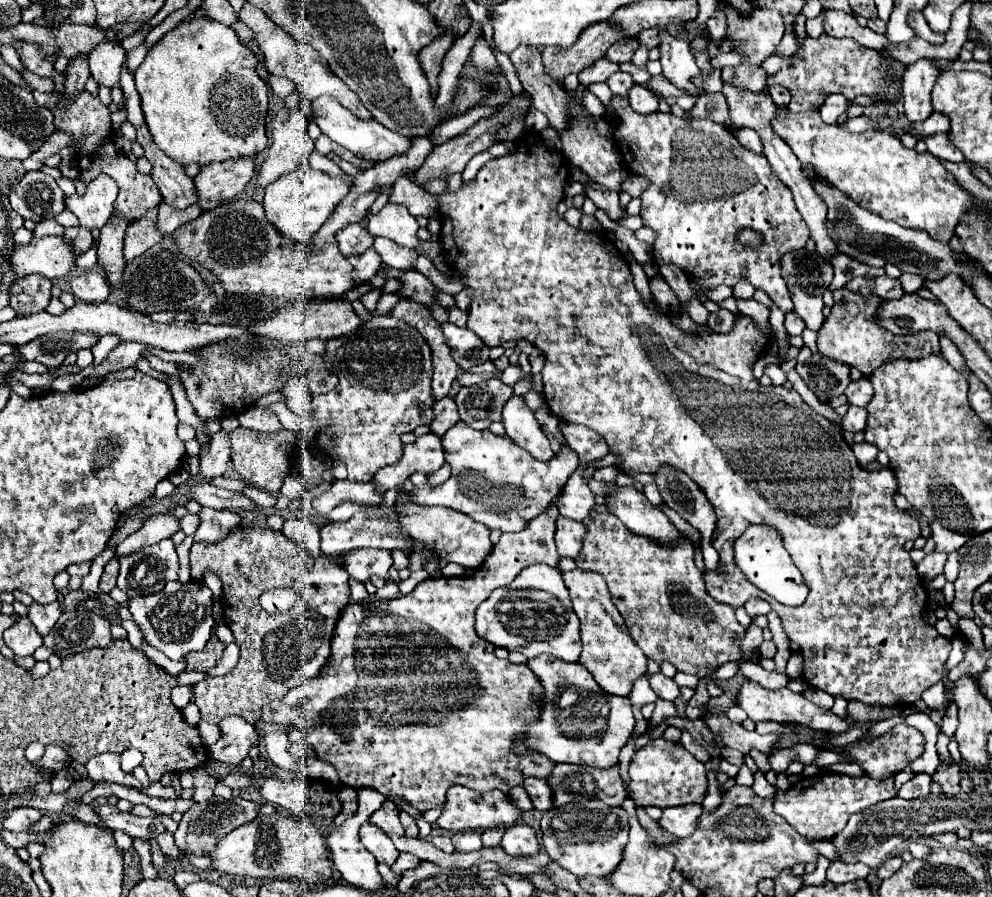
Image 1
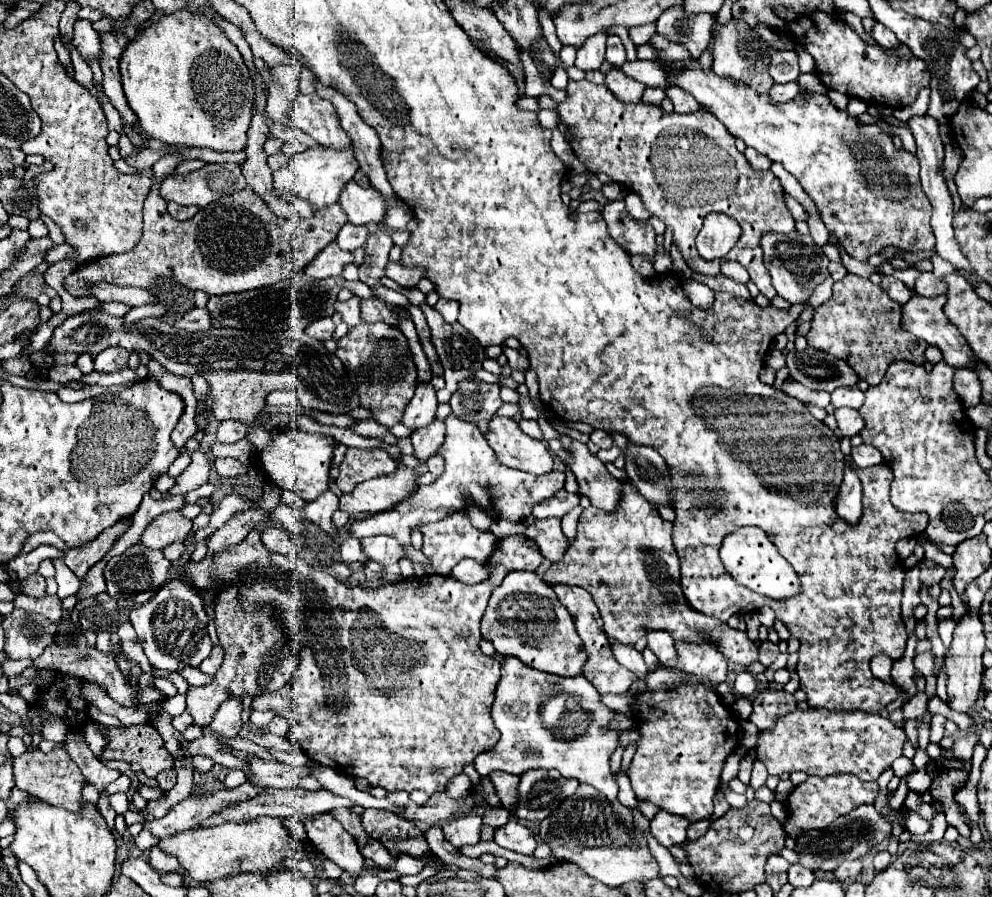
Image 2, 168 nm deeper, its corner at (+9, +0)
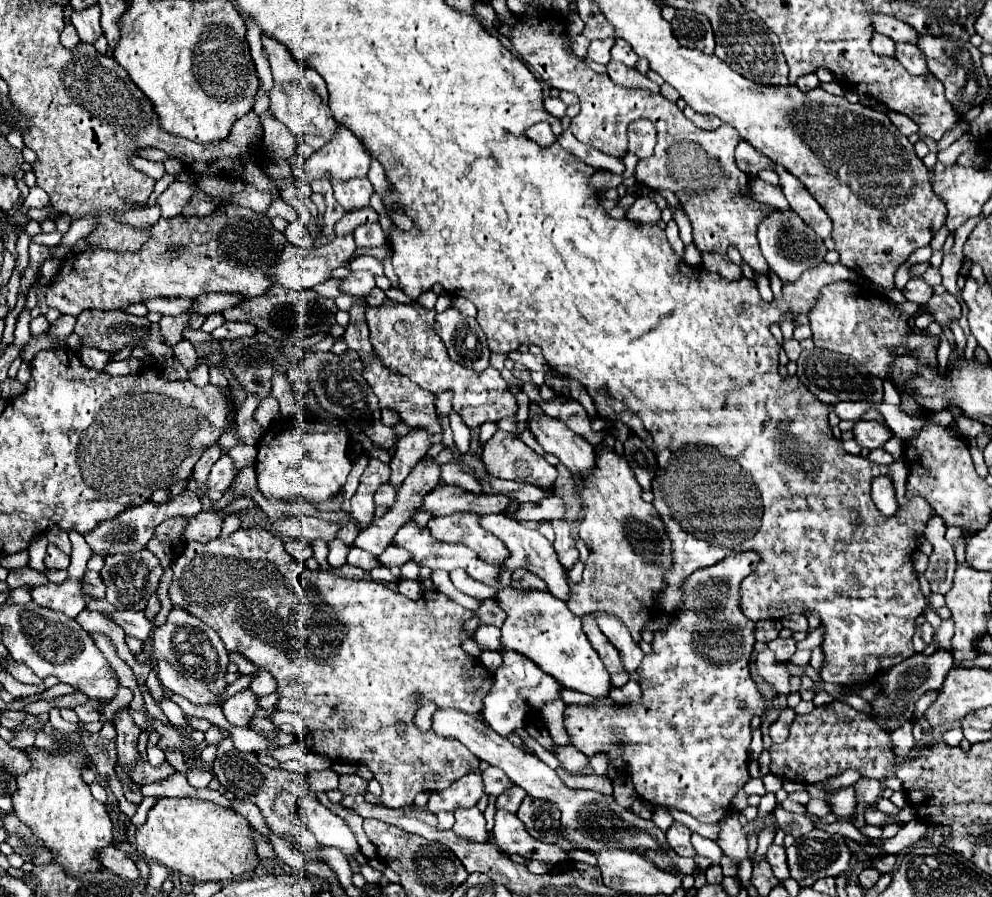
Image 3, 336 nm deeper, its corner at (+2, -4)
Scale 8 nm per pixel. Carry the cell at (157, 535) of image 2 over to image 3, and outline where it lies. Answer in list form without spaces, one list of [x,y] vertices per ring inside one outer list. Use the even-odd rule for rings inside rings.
[[[202,511],[196,517],[188,521],[184,539],[186,541],[198,541],[198,543],[208,543],[222,533],[222,521],[224,517],[218,511]]]

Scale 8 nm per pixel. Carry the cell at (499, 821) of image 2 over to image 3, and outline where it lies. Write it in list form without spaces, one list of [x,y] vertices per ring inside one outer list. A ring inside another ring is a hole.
[[[510,785],[510,789],[506,789],[506,793],[502,793],[502,795],[496,799],[496,807],[498,807],[498,809],[506,809],[506,811],[510,811],[510,813],[516,813],[518,807],[520,807],[520,803],[522,803],[522,799],[524,799],[526,795],[528,795],[528,793],[526,793],[522,787]]]

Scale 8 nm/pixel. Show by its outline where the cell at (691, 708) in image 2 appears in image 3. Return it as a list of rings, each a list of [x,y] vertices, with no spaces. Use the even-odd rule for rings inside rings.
[[[736,553],[736,555],[730,555],[726,557],[724,561],[720,561],[718,565],[714,567],[704,567],[704,569],[698,569],[692,573],[692,577],[686,577],[686,583],[682,583],[682,601],[678,603],[678,609],[674,609],[674,619],[670,621],[670,625],[666,629],[660,629],[654,633],[654,639],[652,639],[652,653],[644,657],[642,665],[636,669],[638,673],[638,683],[640,683],[640,689],[642,689],[642,695],[638,701],[634,703],[620,703],[620,701],[614,701],[610,697],[606,699],[596,699],[592,705],[566,705],[564,709],[564,725],[566,725],[566,731],[570,735],[570,743],[586,753],[588,757],[594,757],[596,753],[604,753],[608,759],[624,759],[626,763],[626,771],[634,783],[634,789],[638,793],[640,799],[648,801],[650,805],[660,805],[660,807],[676,807],[680,811],[686,811],[690,813],[694,819],[698,819],[700,823],[720,823],[728,811],[730,811],[730,801],[732,797],[738,793],[738,789],[742,789],[748,779],[750,779],[750,773],[748,773],[748,747],[750,747],[750,741],[752,741],[752,729],[750,729],[750,719],[754,715],[762,717],[766,711],[768,711],[768,705],[766,705],[766,699],[760,695],[760,691],[756,689],[756,683],[752,681],[752,675],[750,675],[750,655],[754,651],[754,633],[750,633],[750,629],[734,629],[734,613],[728,613],[728,601],[736,601],[738,599],[738,585],[742,583],[744,577],[750,575],[750,571],[758,565],[758,555],[756,553]],[[614,733],[622,733],[622,739],[626,741],[626,747],[618,749],[618,747],[612,747],[612,741],[610,739]]]

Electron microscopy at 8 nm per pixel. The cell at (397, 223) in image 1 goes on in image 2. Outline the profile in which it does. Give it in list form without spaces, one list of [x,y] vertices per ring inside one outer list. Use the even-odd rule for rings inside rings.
[[[353,179],[345,185],[339,203],[353,225],[367,225],[367,223],[383,223],[387,217],[389,207],[395,203],[395,197],[387,197],[381,191],[369,187],[359,187]]]

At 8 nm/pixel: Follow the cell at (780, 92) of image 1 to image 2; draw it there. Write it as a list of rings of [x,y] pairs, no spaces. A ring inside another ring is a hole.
[[[793,81],[793,83],[785,83],[785,85],[773,85],[773,89],[769,91],[769,97],[771,99],[775,99],[777,103],[787,103],[787,101],[791,101],[791,99],[795,99],[795,95],[799,93],[799,85],[797,85],[797,81]]]

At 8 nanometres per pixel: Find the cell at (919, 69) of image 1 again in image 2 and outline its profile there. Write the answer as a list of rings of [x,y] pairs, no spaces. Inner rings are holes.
[[[913,115],[907,121],[907,125],[909,125],[909,129],[915,137],[915,143],[917,143],[917,157],[919,157],[919,163],[921,163],[921,185],[923,185],[923,191],[925,191],[925,195],[931,201],[931,207],[933,207],[931,227],[933,227],[933,233],[937,237],[935,251],[937,251],[939,257],[949,261],[955,267],[955,271],[959,271],[963,277],[969,277],[975,271],[971,269],[971,263],[967,261],[967,257],[963,257],[959,243],[955,239],[955,233],[953,233],[953,225],[951,225],[953,223],[953,199],[951,199],[951,193],[949,193],[945,177],[943,177],[945,153],[943,153],[943,143],[939,139],[939,123],[929,115]]]

